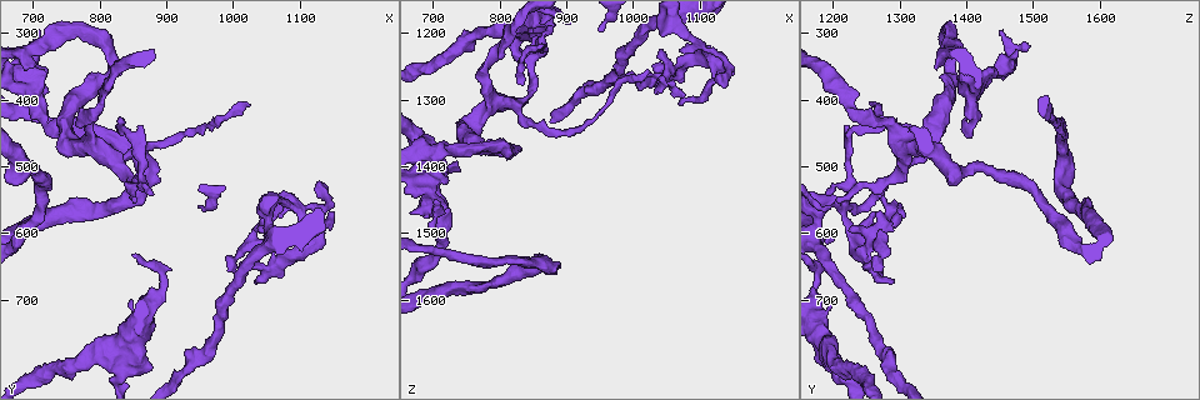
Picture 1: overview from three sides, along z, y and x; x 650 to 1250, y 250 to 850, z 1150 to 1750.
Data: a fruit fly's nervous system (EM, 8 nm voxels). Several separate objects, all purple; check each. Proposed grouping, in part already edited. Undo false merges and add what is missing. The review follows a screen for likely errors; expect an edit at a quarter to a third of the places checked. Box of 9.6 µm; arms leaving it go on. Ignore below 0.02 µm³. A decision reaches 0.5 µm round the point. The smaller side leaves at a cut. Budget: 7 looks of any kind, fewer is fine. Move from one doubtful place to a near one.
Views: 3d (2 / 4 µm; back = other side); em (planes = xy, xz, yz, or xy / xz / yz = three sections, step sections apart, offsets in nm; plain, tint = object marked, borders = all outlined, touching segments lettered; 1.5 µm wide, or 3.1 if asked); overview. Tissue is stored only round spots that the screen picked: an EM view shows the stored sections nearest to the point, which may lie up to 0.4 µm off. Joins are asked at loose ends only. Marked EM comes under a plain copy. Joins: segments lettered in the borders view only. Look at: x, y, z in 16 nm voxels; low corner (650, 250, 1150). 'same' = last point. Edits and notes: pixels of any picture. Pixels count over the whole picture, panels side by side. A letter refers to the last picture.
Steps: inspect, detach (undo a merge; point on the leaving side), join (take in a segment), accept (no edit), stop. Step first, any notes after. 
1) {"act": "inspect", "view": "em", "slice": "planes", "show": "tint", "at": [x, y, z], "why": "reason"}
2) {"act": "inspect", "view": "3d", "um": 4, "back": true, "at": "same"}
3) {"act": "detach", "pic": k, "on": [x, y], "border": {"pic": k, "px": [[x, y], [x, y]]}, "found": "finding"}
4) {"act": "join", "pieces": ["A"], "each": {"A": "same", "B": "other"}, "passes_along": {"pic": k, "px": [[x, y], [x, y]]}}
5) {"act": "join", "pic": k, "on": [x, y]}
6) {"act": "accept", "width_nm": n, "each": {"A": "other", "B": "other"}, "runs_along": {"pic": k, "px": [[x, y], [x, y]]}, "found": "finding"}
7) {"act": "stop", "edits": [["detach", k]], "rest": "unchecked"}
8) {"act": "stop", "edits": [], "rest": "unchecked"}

{"act": "inspect", "view": "em", "slice": "xy", "step": 8, "show": "borders", "at": [890, 515, 1555], "why": "an open end"}

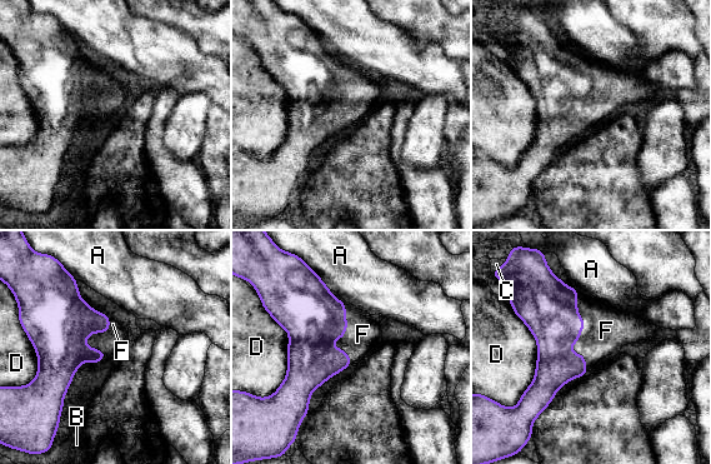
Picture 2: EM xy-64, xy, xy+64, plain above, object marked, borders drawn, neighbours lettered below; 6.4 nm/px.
{"act": "inspect", "view": "em", "slice": "yz", "step": 4, "show": "borders", "at": "same", "why": "cut it another way"}

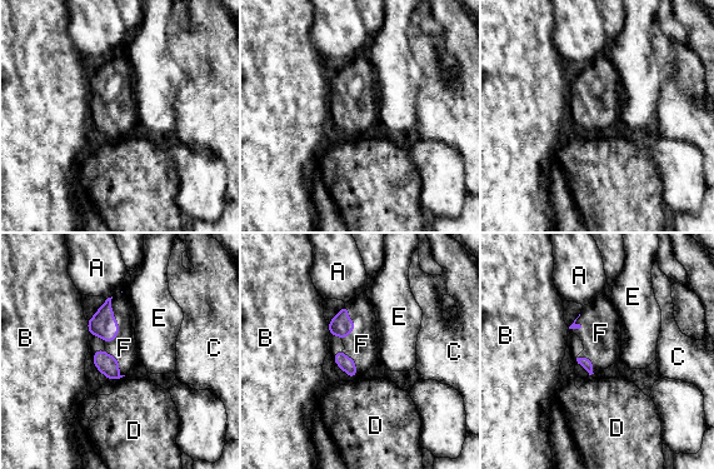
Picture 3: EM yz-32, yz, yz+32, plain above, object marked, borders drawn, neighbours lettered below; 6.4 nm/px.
{"act": "join", "pieces": ["F"], "each": {"A": "other", "B": "other", "C": "other", "D": "other", "E": "other", "F": "same"}, "passes_along": {"pic": 3, "px": [[103, 323], [116, 323], [124, 348]]}, "found": "it goes on there"}

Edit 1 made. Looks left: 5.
{"act": "inspect", "view": "overview", "why": "see it whole again"}

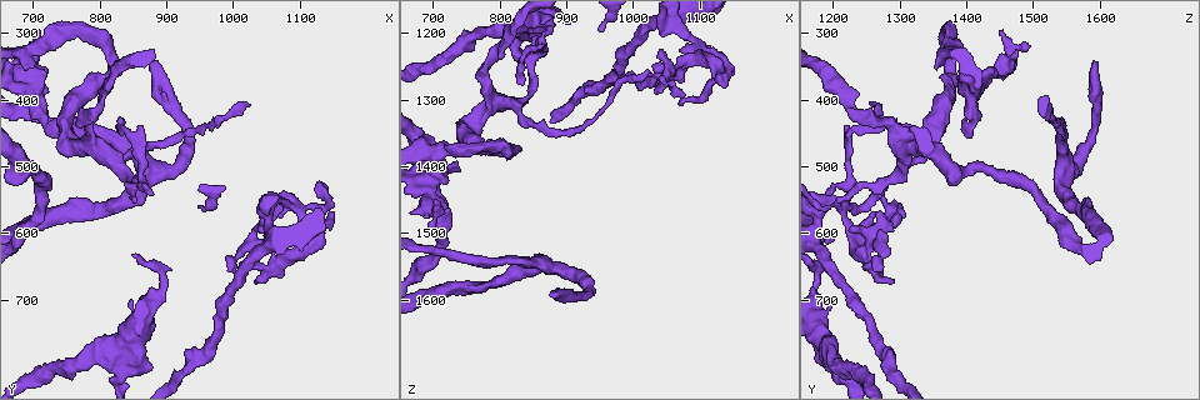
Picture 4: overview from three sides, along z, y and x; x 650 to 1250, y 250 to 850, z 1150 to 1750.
{"act": "inspect", "view": "em", "slice": "planes", "show": "tint", "at": [1035, 675, 1290], "why": "branch stops here"}

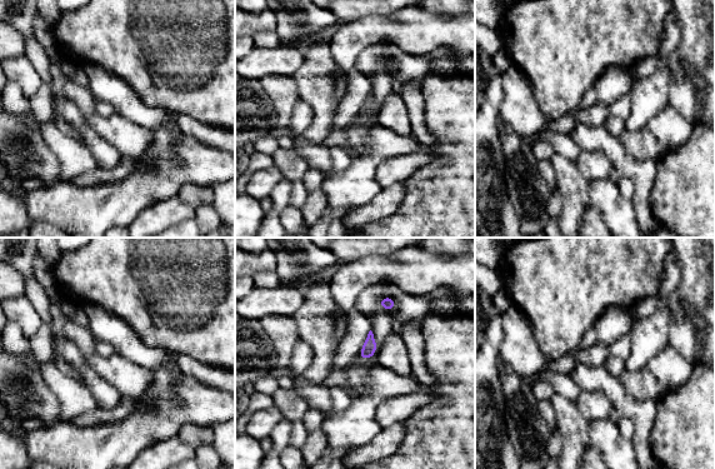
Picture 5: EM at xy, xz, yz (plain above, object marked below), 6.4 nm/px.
{"act": "inspect", "view": "em", "slice": "planes", "show": "borders", "at": "same"}

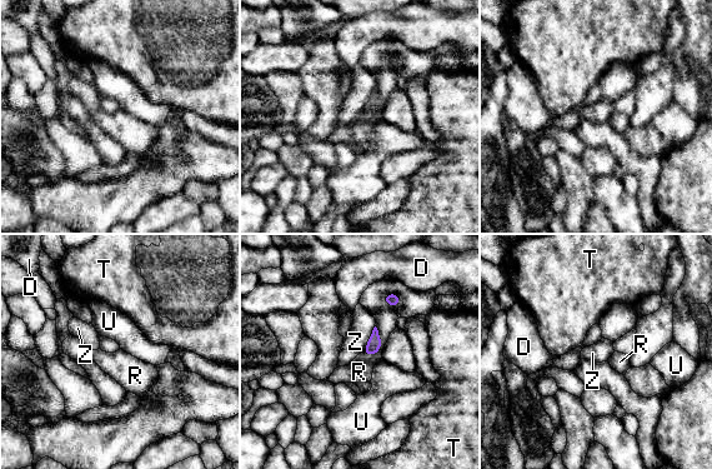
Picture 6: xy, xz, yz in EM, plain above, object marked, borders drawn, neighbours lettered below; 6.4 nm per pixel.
{"act": "accept", "each": {"D": "other", "R": "other", "T": "other", "U": "other", "Z": "other"}, "border": {"pic": 6, "px": [[384, 295], [386, 303], [399, 305]]}, "found": "no lettered segment goes on from it"}

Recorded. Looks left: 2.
{"act": "inspect", "view": "em", "slice": "planes", "show": "tint", "at": [1025, 405, 1255], "why": "long arm stops here"}

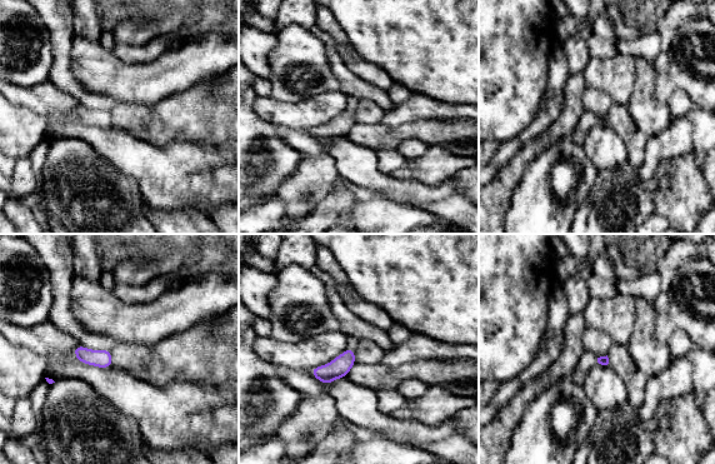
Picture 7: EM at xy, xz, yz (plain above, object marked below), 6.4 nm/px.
{"act": "inspect", "view": "em", "slice": "planes", "show": "borders", "at": "same", "why": "what lies round it"}

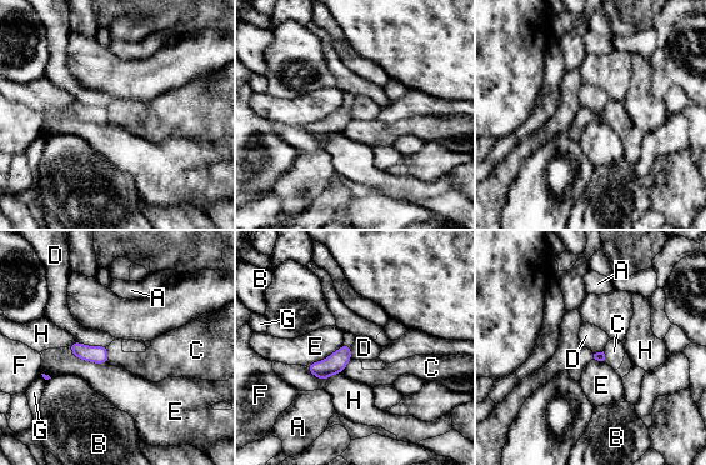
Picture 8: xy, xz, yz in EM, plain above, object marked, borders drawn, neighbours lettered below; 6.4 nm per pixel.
{"act": "accept", "each": {"A": "other", "B": "other", "C": "other", "D": "other", "E": "other", "F": "other", "G": "other", "H": "other"}, "border": {"pic": 8, "px": [[75, 340], [86, 345], [105, 346]]}, "found": "none of them fits"}

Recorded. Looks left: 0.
{"act": "stop", "edits": [["join", 3]], "rest": "unchecked"}

